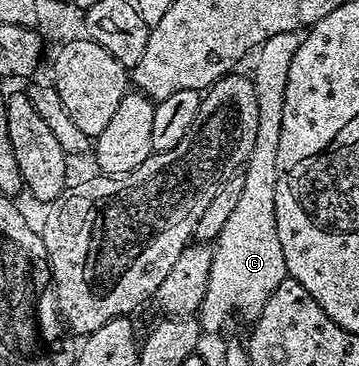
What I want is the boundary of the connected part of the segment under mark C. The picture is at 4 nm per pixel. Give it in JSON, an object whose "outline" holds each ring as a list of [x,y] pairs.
{"outline":[[[279,31],[258,45],[252,58],[251,76],[255,103],[259,105],[259,127],[255,130],[255,147],[251,147],[243,166],[243,193],[239,195],[239,203],[235,203],[231,217],[212,246],[211,271],[199,310],[201,328],[206,334],[219,332],[232,313],[260,313],[271,291],[275,291],[287,275],[275,219],[275,179],[287,71],[291,69],[291,59],[300,47],[301,39],[300,32]]]}

